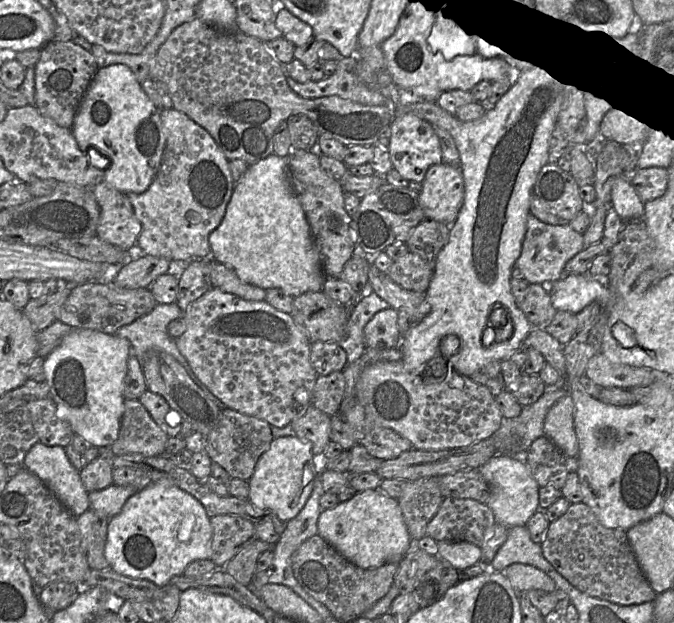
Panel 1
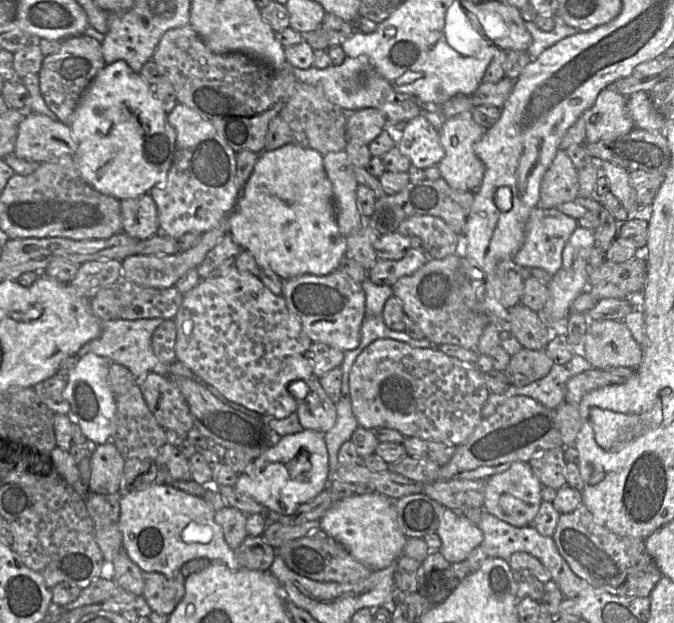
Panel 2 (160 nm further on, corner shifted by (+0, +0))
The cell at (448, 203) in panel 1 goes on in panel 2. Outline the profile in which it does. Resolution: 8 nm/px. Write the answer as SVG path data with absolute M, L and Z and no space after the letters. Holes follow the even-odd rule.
M461 113L453 118L447 119L439 130L440 142L445 155L439 162L438 168L441 178L447 184L458 191L475 191L481 185L485 166L474 151L475 144L482 138L486 128L478 125L470 113Z

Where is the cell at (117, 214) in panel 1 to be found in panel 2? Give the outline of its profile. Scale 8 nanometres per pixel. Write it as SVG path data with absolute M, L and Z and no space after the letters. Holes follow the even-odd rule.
M149 193L137 198L120 200L122 231L128 236L145 240L157 235L157 206Z

